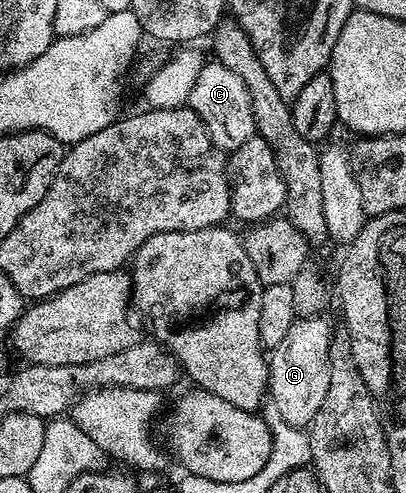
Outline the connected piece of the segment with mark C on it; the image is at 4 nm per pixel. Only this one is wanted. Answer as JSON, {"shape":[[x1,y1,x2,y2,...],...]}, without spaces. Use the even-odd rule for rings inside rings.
{"shape":[[210,61,203,66,200,77,196,77,196,85,192,85,188,105,194,110,196,117,204,121,208,137,223,153,240,149,240,145,255,138,252,97,248,97,244,81,240,81,240,77,236,77,236,73,232,73,232,69,228,69,223,63]]}

